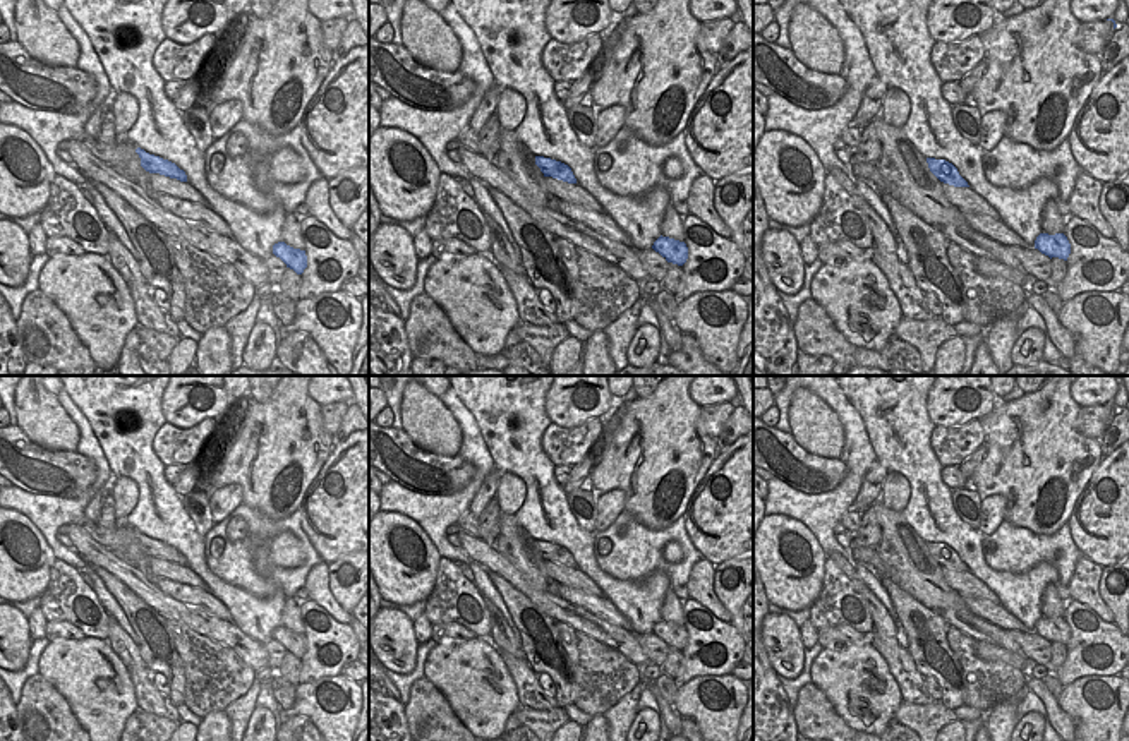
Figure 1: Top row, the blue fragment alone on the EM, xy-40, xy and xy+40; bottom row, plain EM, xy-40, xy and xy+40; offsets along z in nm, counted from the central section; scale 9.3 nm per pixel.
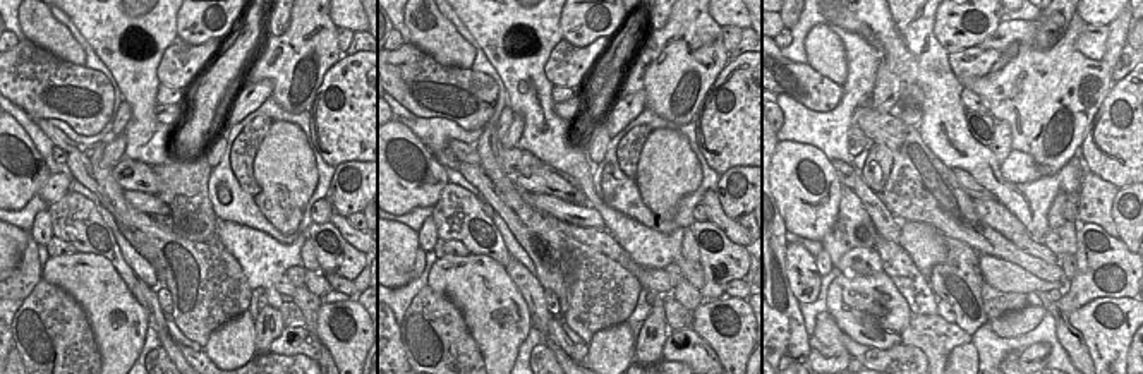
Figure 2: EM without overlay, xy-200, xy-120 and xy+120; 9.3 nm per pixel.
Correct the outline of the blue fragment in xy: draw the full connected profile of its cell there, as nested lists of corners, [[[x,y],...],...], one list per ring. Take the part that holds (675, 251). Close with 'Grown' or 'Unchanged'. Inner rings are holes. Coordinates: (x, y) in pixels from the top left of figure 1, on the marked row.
[[[659,237],[652,249],[659,252],[667,262],[683,266],[688,259],[688,247],[685,242],[669,238],[669,237]]]. Unchanged

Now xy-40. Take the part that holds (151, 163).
[[[82,132],[77,137],[77,141],[81,141],[91,151],[91,154],[94,154],[103,163],[110,163],[117,160],[120,166],[113,170],[124,170],[127,168],[127,163],[130,160],[139,160],[141,166],[149,173],[160,173],[170,178],[177,178],[180,182],[187,182],[185,172],[180,170],[175,163],[146,153],[144,149],[129,142],[125,139],[125,134],[115,136],[113,144],[103,144],[98,139],[93,139],[91,136],[88,136],[86,132]]]. Grown

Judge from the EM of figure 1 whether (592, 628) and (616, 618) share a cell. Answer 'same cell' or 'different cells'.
different cells

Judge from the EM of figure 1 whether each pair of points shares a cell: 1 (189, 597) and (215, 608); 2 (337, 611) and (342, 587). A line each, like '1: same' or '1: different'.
1: same
2: different

